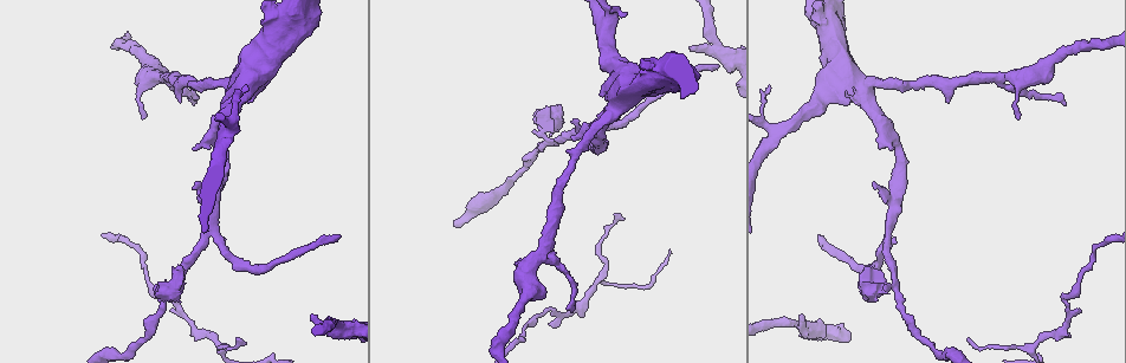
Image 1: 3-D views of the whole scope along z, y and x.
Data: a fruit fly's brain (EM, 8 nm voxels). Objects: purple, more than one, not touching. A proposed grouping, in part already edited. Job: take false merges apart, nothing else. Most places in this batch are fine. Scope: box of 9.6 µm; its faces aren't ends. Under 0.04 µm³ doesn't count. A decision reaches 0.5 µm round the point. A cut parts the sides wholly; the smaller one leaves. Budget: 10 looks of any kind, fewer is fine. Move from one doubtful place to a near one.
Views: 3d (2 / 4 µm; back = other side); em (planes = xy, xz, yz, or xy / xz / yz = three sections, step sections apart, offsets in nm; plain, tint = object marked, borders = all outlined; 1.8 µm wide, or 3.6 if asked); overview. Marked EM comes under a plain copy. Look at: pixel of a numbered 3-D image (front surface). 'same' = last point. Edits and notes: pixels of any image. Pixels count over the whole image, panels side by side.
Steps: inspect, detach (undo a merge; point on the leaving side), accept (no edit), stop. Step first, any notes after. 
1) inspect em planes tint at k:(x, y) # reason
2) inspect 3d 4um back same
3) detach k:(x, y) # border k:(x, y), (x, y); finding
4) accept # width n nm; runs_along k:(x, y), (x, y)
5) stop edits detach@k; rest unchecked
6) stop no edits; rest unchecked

inspect em yz step 16 tint at 1:(209, 229) # two arms in line, one across

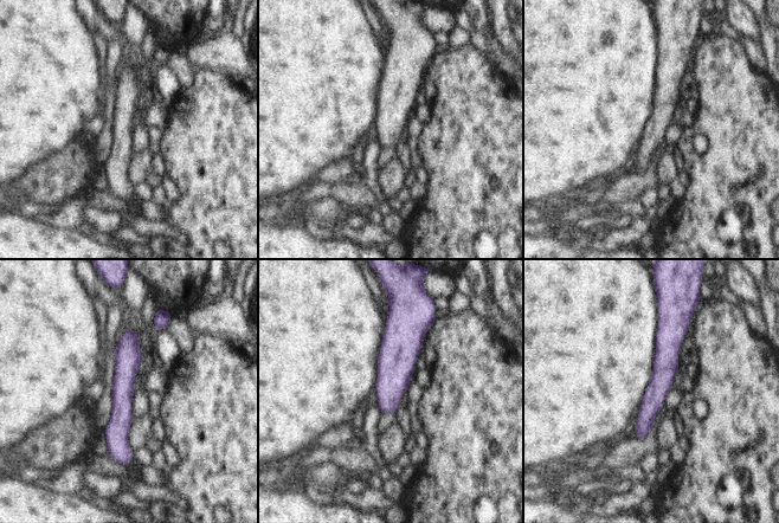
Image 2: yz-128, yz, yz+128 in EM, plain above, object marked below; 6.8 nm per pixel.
accept # runs_along 2:(133, 333), (123, 380), (121, 460); all the same cell

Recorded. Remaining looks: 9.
inspect 3d 2um at 1:(780, 127) # branch point

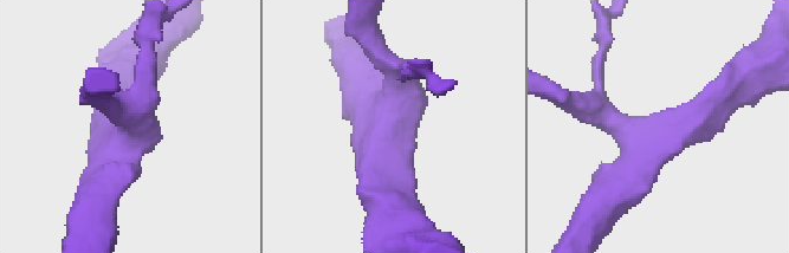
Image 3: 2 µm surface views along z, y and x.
inspect em planes borders at 3:(117, 136) # shape alone is not enough

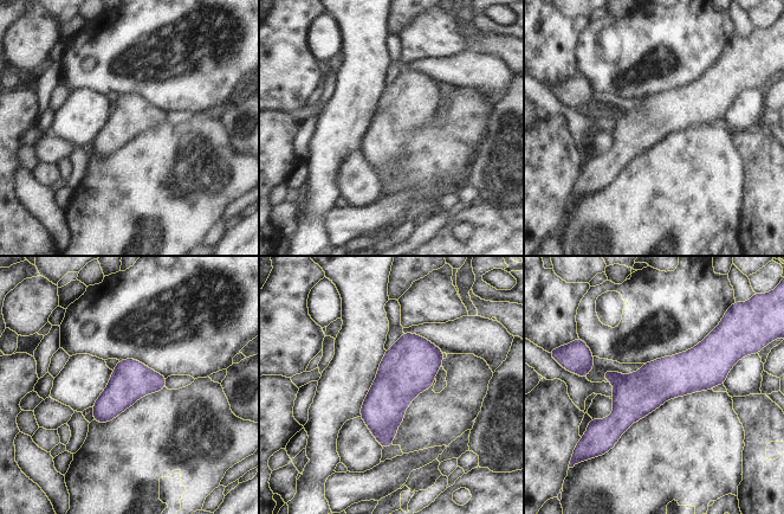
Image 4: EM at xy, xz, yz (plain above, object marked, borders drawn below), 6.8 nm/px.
accept # runs_along 4:(725, 371), (661, 379), (595, 423); one cell here

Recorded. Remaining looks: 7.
inspect em planes borders at 1:(547, 245)

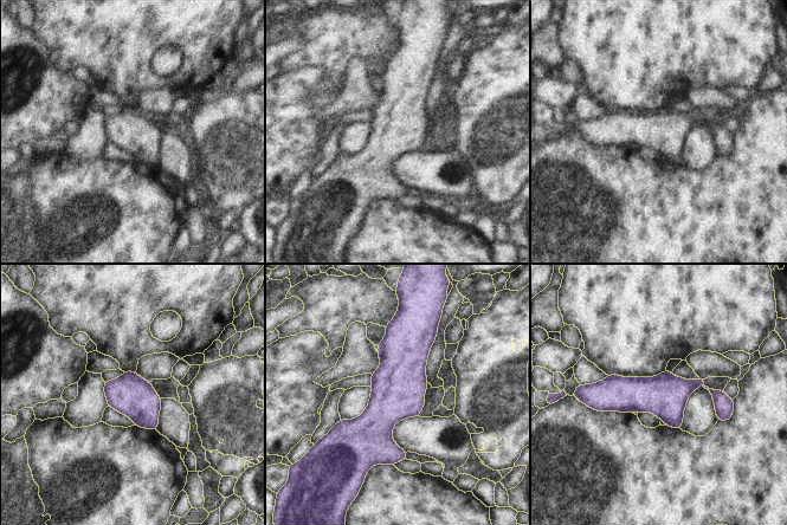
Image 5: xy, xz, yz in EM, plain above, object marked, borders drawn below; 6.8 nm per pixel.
accept # width 280 nm; runs_along 5:(592, 390), (702, 383), (730, 410); continuous, no second cell

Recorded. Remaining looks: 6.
inspect em xy step 4 tint at 1:(569, 314) # calibre changes

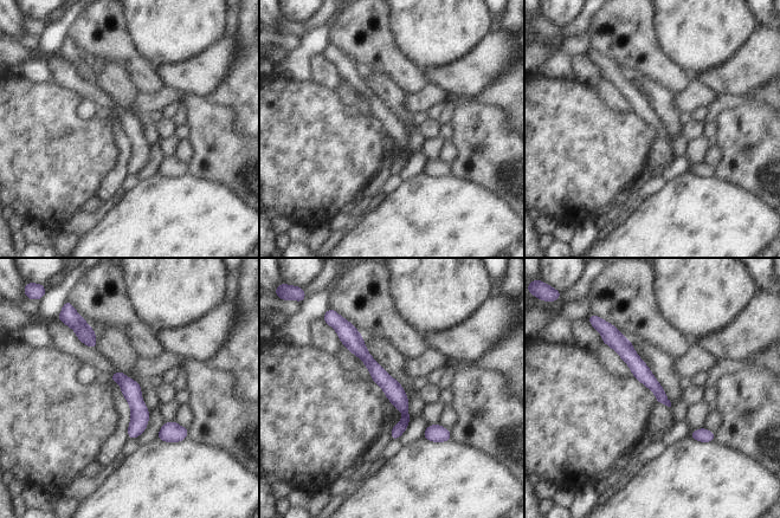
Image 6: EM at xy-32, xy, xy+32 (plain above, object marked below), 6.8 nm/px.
accept # all the same cell

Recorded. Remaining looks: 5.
stop no edits; rest unchecked

